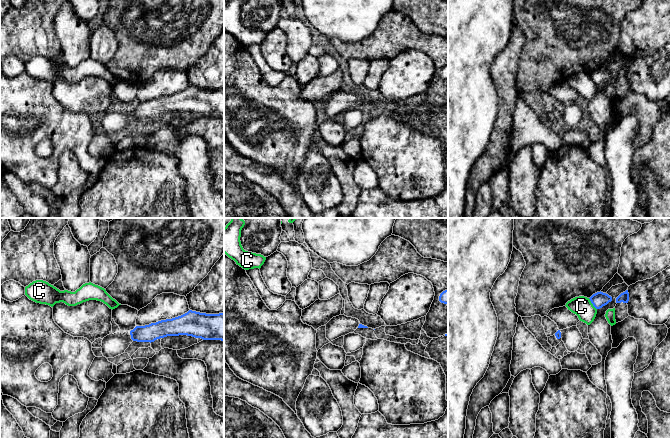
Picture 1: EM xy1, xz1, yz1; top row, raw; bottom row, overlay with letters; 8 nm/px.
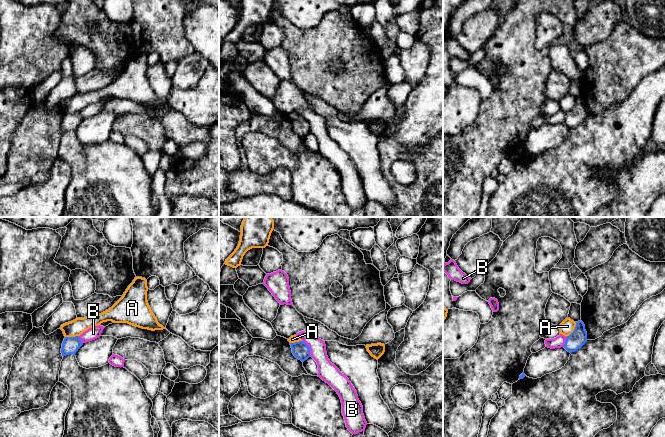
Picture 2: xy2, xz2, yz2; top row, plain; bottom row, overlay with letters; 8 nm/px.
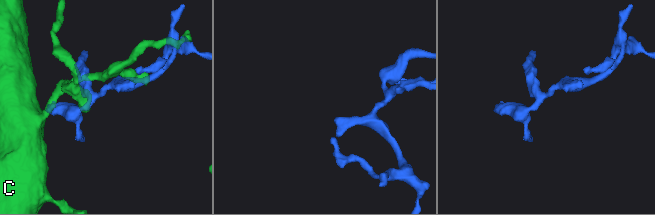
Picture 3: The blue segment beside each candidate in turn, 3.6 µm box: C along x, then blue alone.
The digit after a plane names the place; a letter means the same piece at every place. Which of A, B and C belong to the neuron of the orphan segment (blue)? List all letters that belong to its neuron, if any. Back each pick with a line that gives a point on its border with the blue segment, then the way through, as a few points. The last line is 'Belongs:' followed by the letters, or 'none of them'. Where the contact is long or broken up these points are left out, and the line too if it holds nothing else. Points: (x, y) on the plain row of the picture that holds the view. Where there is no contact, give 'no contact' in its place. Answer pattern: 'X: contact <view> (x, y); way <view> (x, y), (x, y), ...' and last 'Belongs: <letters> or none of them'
Belongs: none of them

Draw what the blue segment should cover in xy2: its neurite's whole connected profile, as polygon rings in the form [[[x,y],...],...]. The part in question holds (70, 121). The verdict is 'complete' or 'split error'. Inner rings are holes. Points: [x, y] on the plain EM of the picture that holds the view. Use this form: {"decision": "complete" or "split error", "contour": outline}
{"decision": "complete", "contour": [[[79,112],[75,113],[65,113],[62,119],[61,129],[62,132],[69,130],[75,131],[78,125],[83,121]]]}

